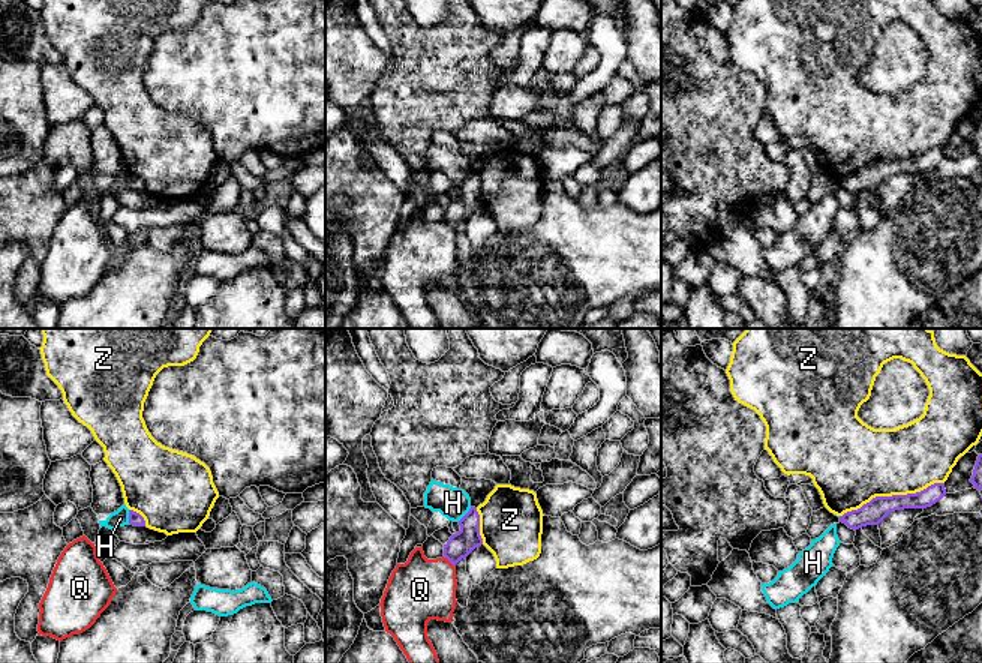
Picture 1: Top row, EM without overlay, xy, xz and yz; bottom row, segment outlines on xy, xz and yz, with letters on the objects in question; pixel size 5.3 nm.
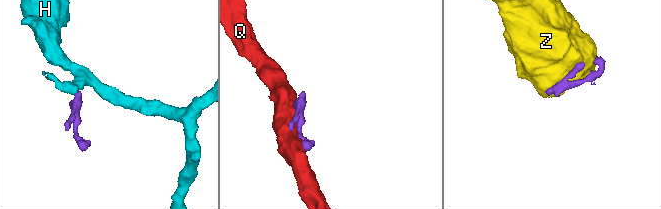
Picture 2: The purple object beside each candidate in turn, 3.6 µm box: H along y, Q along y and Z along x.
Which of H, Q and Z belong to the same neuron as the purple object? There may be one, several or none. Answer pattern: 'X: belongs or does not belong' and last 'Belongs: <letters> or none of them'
H: does not belong
Q: does not belong
Z: does not belong
Belongs: none of them

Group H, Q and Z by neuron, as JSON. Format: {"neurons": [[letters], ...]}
{"neurons": [["H"], ["Q"], ["Z"]]}

